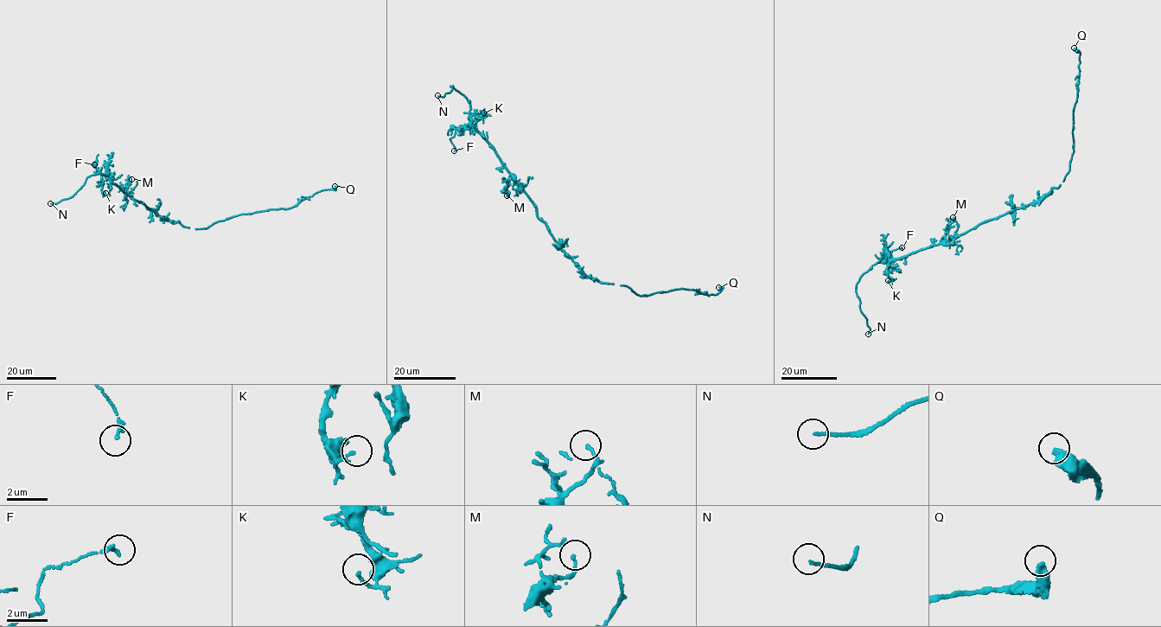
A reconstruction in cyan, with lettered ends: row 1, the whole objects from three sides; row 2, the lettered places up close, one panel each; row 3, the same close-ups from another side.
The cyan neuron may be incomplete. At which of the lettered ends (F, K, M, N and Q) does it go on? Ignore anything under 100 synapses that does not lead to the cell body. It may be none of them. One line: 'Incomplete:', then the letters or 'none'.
Incomplete: N

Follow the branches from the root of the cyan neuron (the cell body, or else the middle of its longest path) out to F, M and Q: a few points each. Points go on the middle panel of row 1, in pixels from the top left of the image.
F: (561, 250), (538, 218), (532, 201), (479, 134), (467, 126), (459, 128), (449, 139), (454, 150)
M: (561, 250), (538, 218), (532, 201), (510, 179), (505, 188), (507, 195)
Q: (561, 250), (591, 278), (628, 287), (641, 296), (680, 289), (714, 295), (718, 292), (718, 287)

